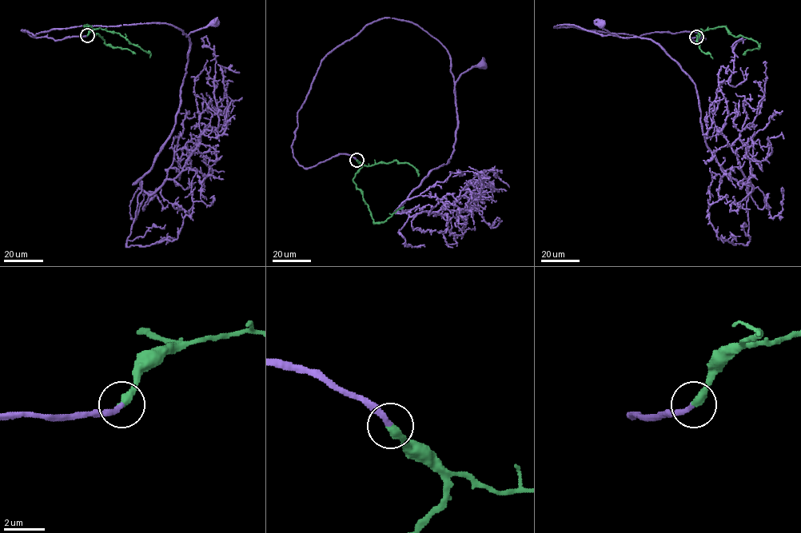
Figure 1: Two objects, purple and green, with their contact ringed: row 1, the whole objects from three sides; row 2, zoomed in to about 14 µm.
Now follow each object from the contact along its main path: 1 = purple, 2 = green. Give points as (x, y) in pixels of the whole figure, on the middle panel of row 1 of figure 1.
1: (356, 160), (304, 169), (293, 156), (297, 111), (328, 53), (392, 17), (444, 46), (455, 82), (482, 65)
2: (356, 160), (361, 167), (352, 180), (360, 190), (373, 221), (384, 221), (404, 207)

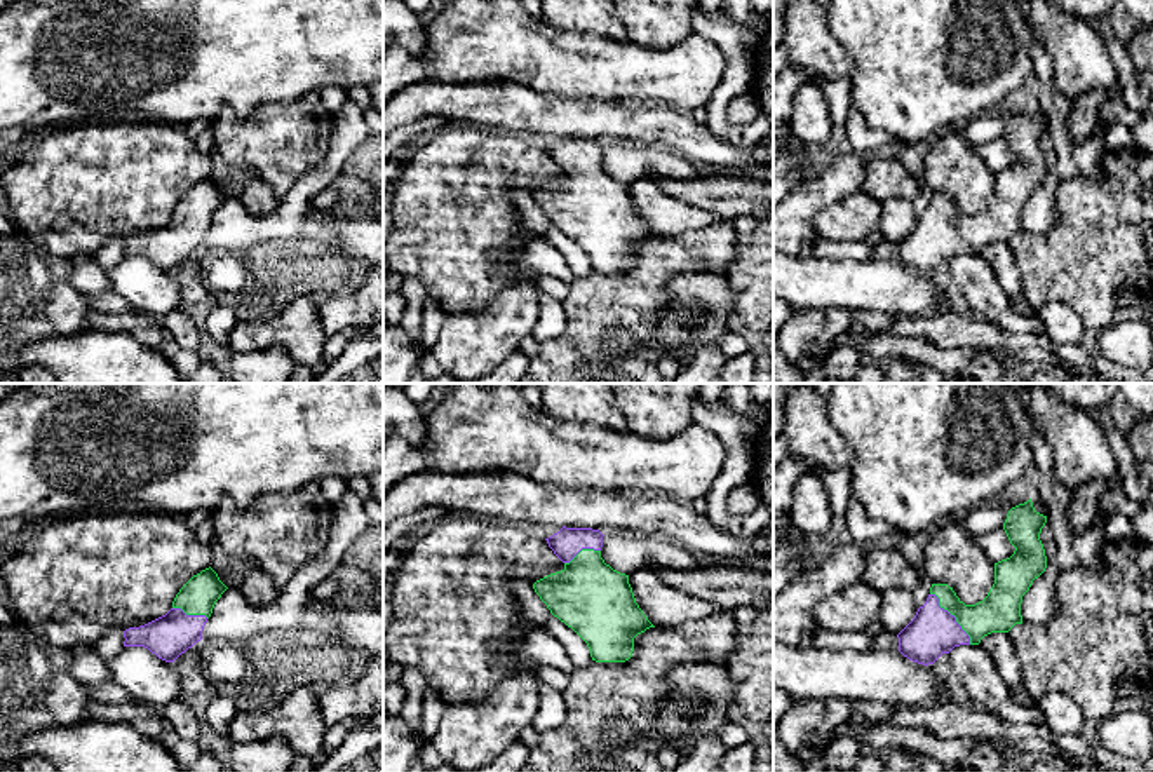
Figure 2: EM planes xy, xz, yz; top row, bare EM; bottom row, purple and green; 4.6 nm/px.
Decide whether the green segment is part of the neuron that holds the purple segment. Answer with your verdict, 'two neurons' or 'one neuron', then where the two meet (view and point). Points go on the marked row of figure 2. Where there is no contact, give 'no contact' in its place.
one neuron | yz (953, 616)

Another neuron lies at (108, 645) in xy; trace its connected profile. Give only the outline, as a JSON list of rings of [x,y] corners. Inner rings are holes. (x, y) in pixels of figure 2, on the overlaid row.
[[[110,629],[94,643],[96,653],[105,660],[111,660],[124,648],[124,629]]]

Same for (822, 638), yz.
[[[819,627],[805,643],[829,652],[867,652],[873,648],[873,638],[866,631],[831,631]]]

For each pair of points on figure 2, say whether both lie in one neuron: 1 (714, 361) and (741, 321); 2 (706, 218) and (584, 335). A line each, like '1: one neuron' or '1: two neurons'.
1: two neurons
2: two neurons

